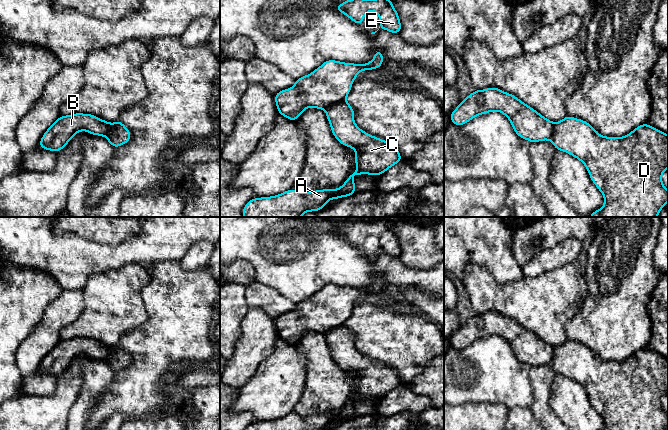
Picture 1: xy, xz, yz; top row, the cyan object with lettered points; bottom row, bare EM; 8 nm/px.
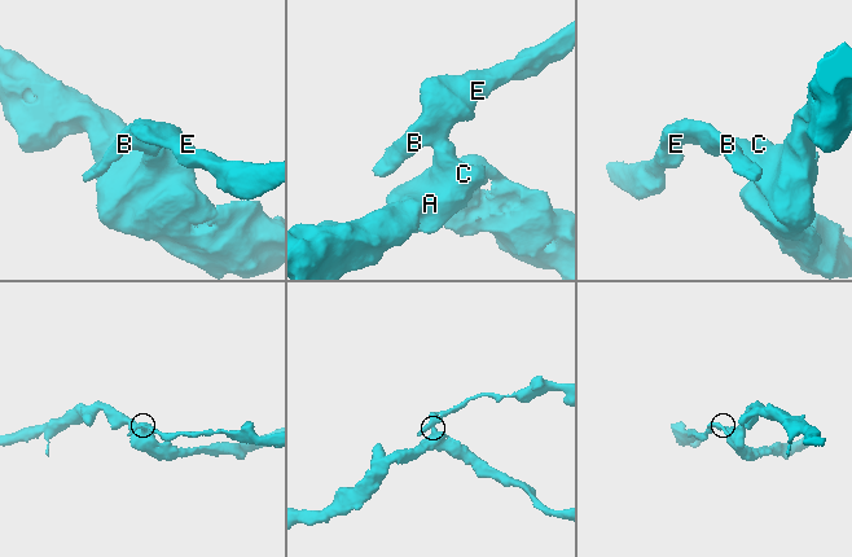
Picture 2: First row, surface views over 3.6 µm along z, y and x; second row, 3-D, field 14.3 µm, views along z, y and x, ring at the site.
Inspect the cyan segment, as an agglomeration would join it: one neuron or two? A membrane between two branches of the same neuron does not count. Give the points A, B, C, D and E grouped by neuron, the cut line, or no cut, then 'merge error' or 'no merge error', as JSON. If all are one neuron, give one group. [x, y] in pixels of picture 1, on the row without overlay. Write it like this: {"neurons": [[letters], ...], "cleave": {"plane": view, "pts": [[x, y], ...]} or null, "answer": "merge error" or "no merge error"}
{"neurons": [["A", "C", "D"], ["B", "E"]], "cleave": {"plane": "xz", "pts": [[344, 323], [331, 328], [325, 334]]}, "answer": "merge error"}

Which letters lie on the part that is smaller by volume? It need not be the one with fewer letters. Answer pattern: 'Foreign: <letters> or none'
Foreign: B, E

